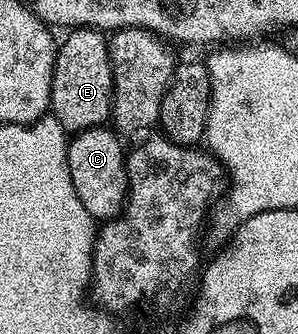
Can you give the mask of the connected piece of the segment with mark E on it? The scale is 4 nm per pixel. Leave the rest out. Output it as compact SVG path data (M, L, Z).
M76 27L65 41L61 40L56 53L56 67L52 76L51 116L62 123L65 134L75 135L103 126L112 116L112 59L108 55L105 34L95 27Z

